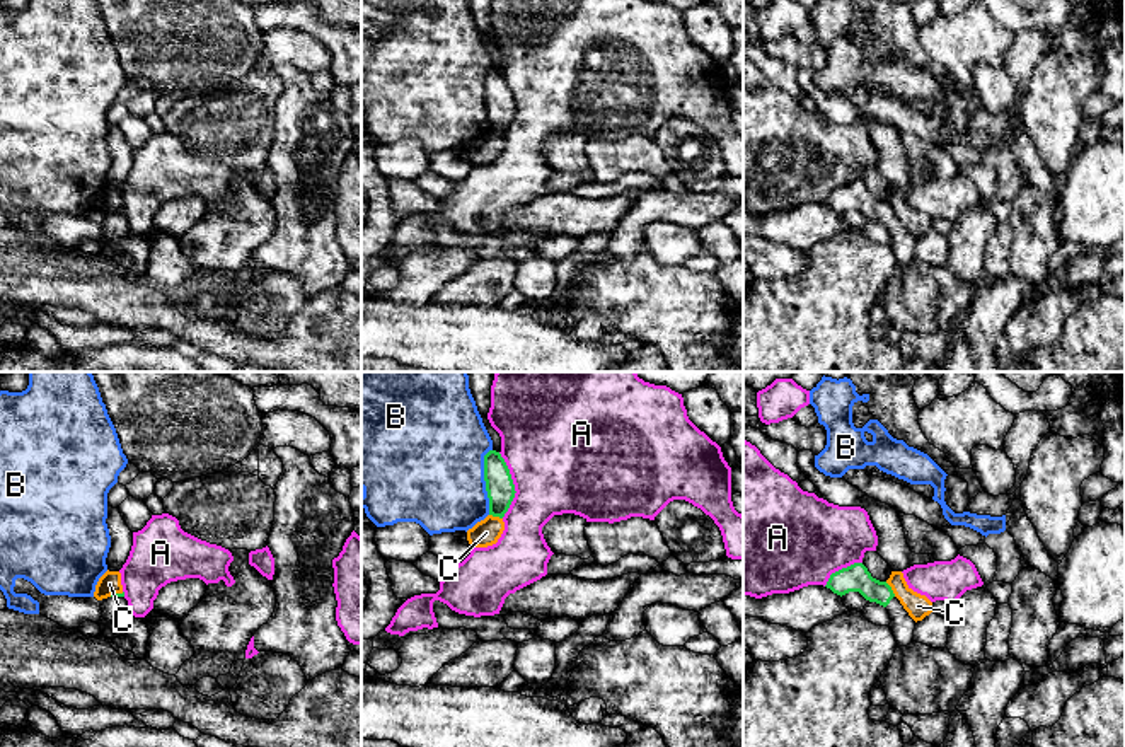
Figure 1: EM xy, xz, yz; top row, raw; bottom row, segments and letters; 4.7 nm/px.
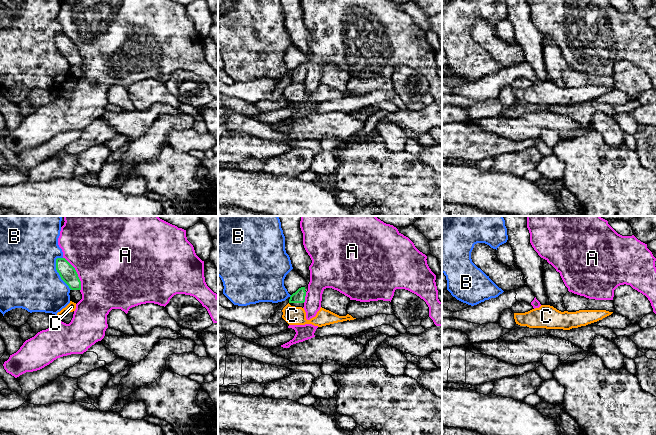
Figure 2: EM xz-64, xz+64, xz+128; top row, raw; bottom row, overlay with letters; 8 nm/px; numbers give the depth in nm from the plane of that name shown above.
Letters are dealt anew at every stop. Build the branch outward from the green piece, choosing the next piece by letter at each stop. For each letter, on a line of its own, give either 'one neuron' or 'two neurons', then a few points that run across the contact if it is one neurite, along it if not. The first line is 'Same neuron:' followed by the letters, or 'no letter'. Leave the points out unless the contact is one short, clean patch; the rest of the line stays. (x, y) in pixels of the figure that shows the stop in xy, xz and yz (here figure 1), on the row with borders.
Same neuron: no letter
A: two neurons
B: two neurons
C: two neurons; line yz (885, 582), (895, 596)

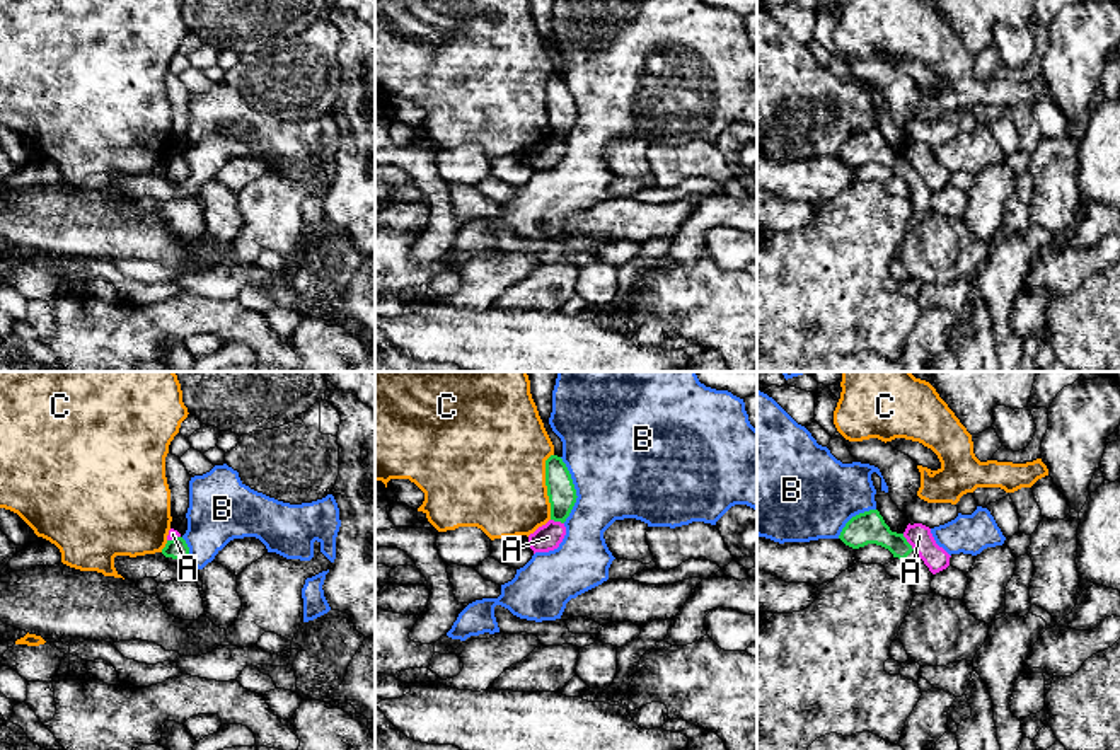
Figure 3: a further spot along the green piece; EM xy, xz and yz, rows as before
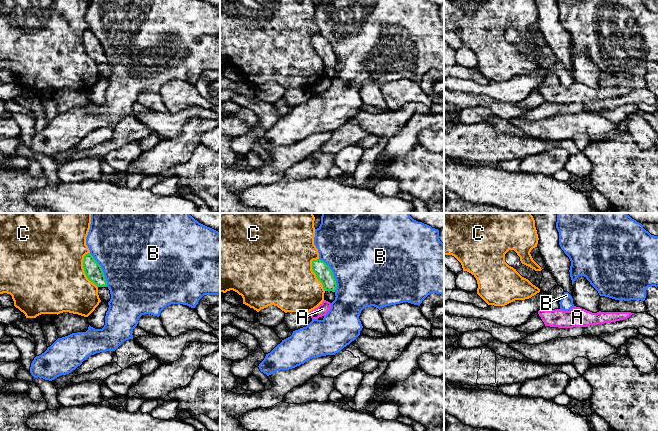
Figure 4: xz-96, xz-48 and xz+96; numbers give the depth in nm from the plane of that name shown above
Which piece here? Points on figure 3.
Same neuron: no letter
A: two neurons; line yz (902, 534), (914, 549)
B: two neurons
C: two neurons

